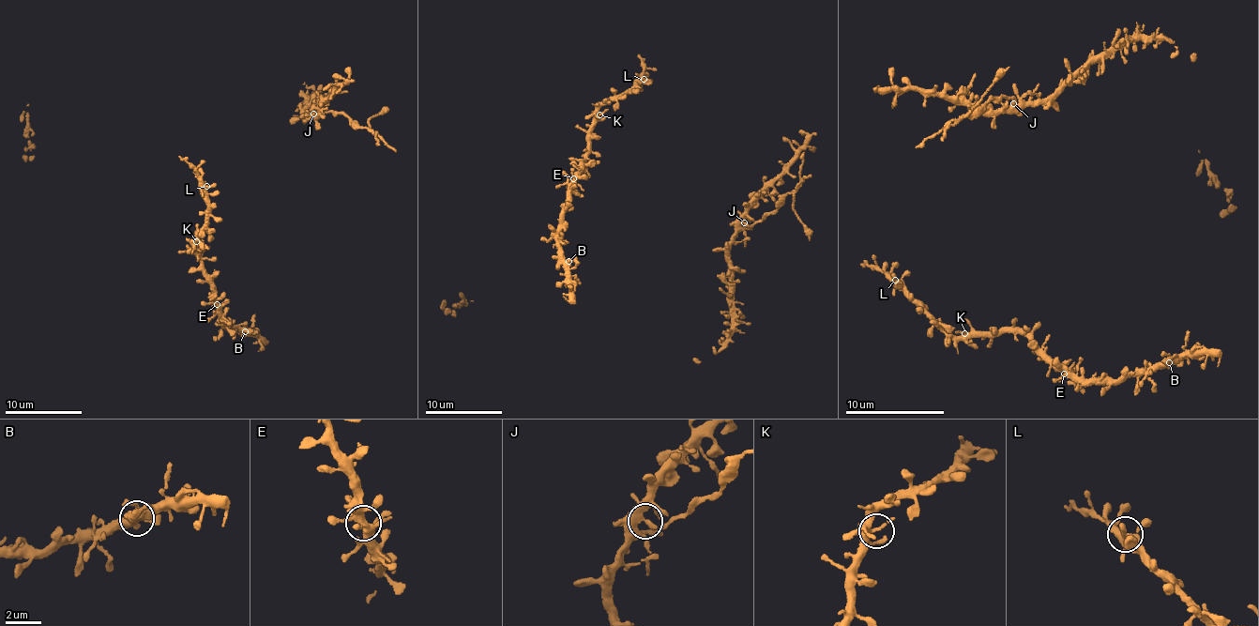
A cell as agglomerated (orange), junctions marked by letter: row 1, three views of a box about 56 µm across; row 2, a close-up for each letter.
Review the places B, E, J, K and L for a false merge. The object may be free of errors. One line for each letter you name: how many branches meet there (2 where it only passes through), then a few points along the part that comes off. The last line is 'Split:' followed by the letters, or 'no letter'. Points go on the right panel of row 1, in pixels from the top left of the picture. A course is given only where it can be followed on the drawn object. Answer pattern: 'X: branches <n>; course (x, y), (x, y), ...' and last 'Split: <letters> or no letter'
J: branches 4; course (1013, 103), (1009, 97), (988, 98), (980, 108), (964, 115), (1008, 66)
Split: J

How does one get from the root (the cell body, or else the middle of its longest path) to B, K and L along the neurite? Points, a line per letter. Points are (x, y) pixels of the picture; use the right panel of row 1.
B: (1074, 378), (1120, 379), (1140, 371), (1165, 367), (1169, 362)
K: (1074, 378), (1023, 333), (1005, 330), (964, 333)
L: (1074, 378), (1020, 331), (955, 336), (911, 298), (909, 292), (895, 280)

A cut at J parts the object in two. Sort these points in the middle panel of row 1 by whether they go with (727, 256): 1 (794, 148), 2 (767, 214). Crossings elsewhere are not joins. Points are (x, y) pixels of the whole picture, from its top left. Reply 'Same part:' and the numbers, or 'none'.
Same part: 1

